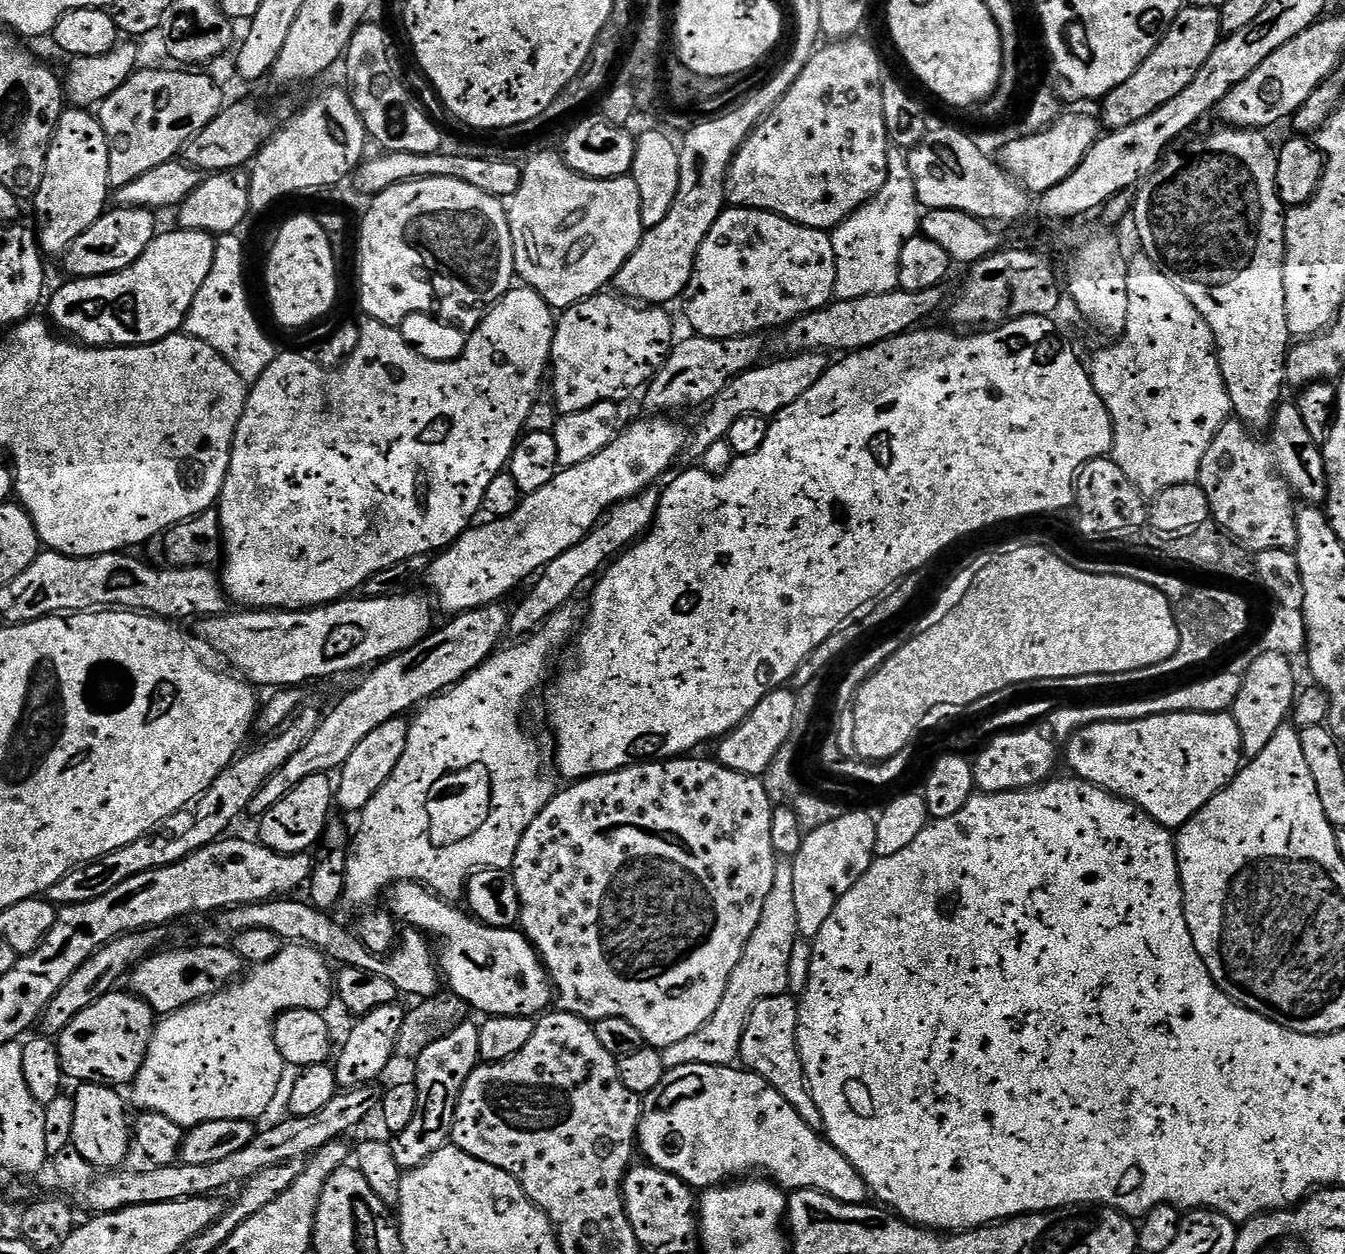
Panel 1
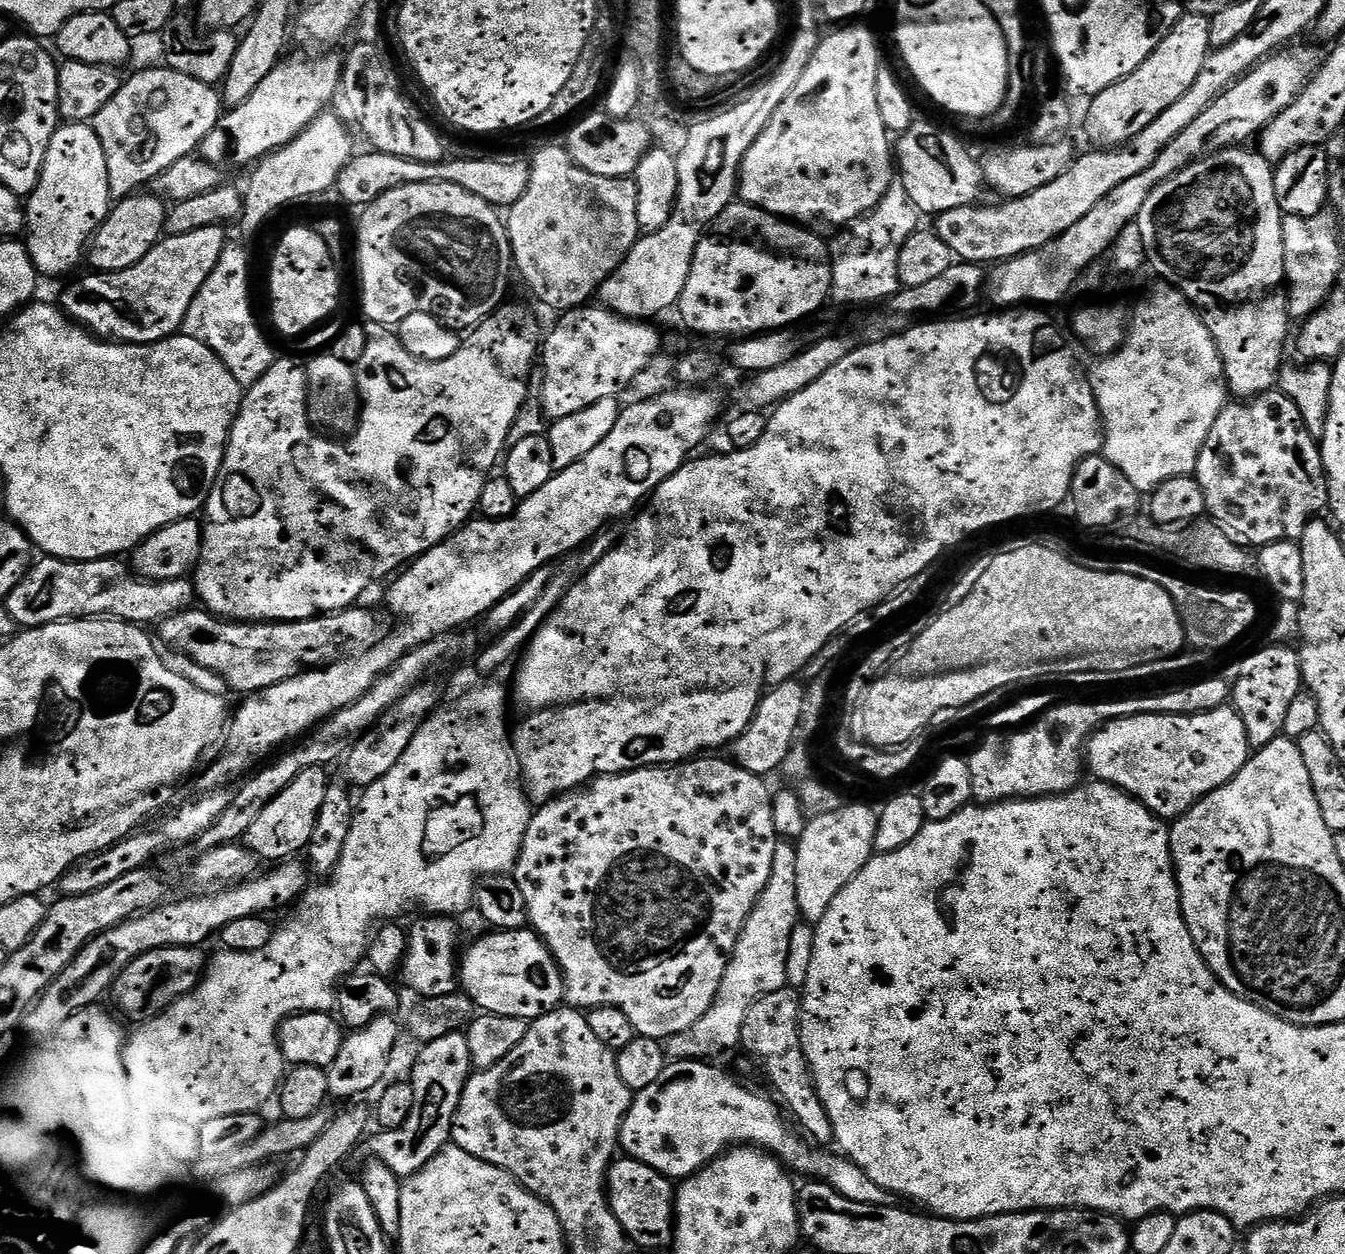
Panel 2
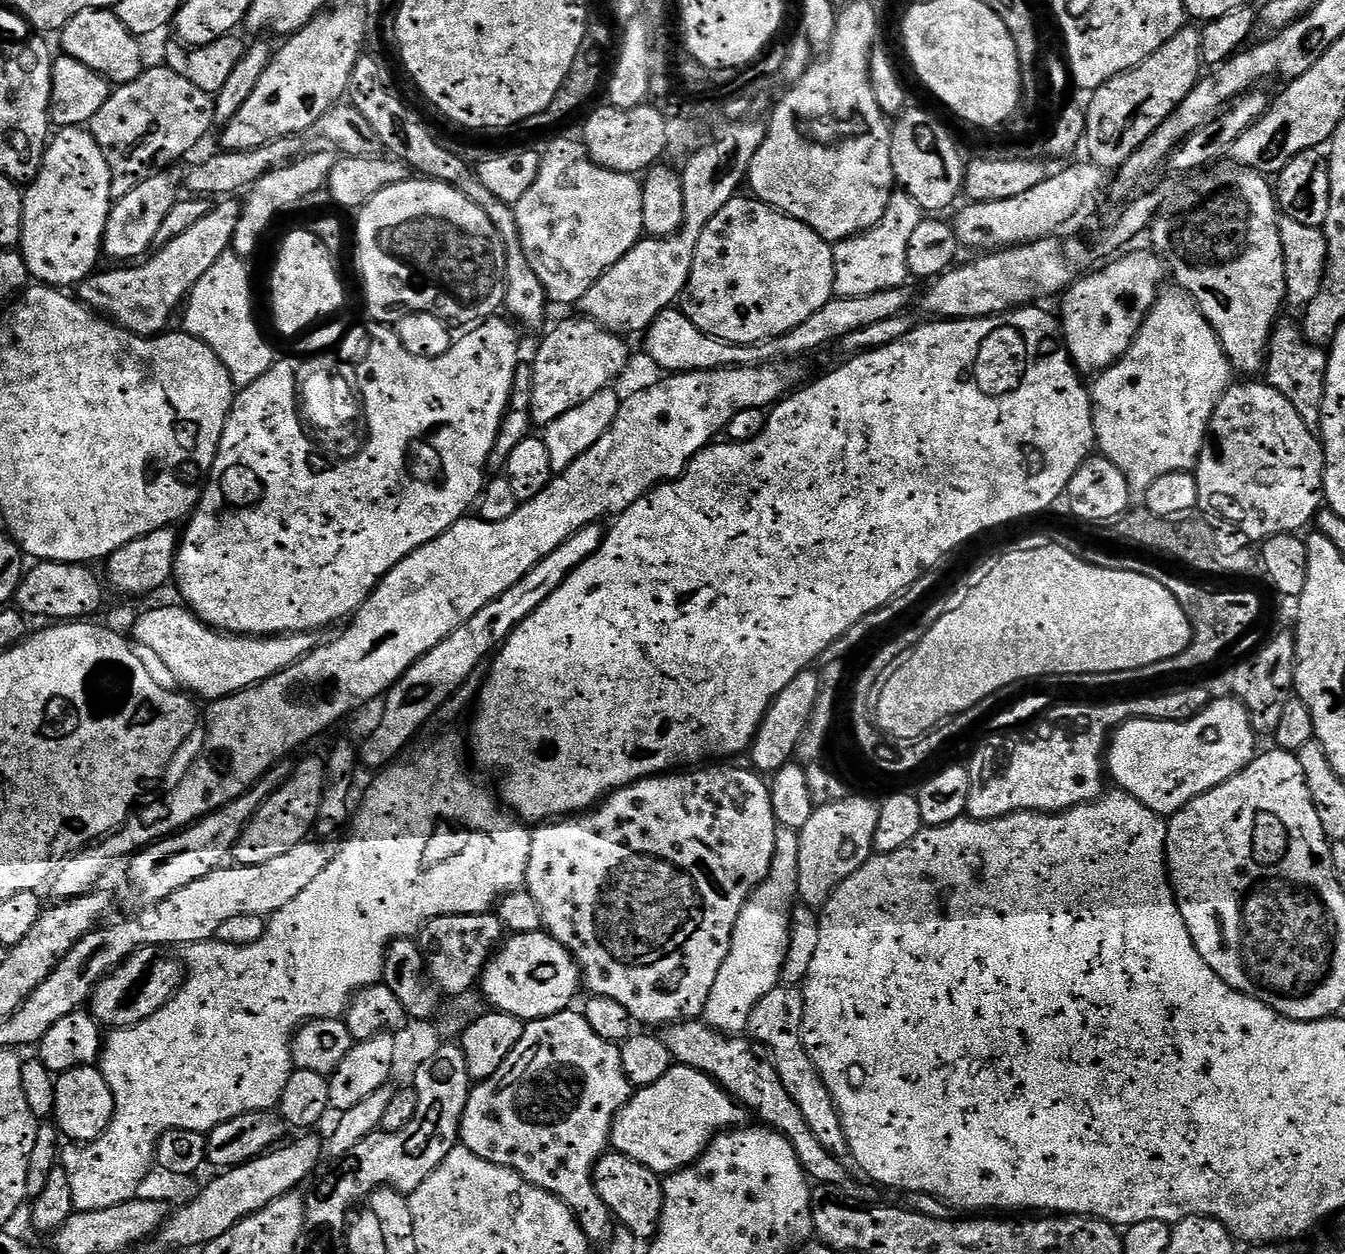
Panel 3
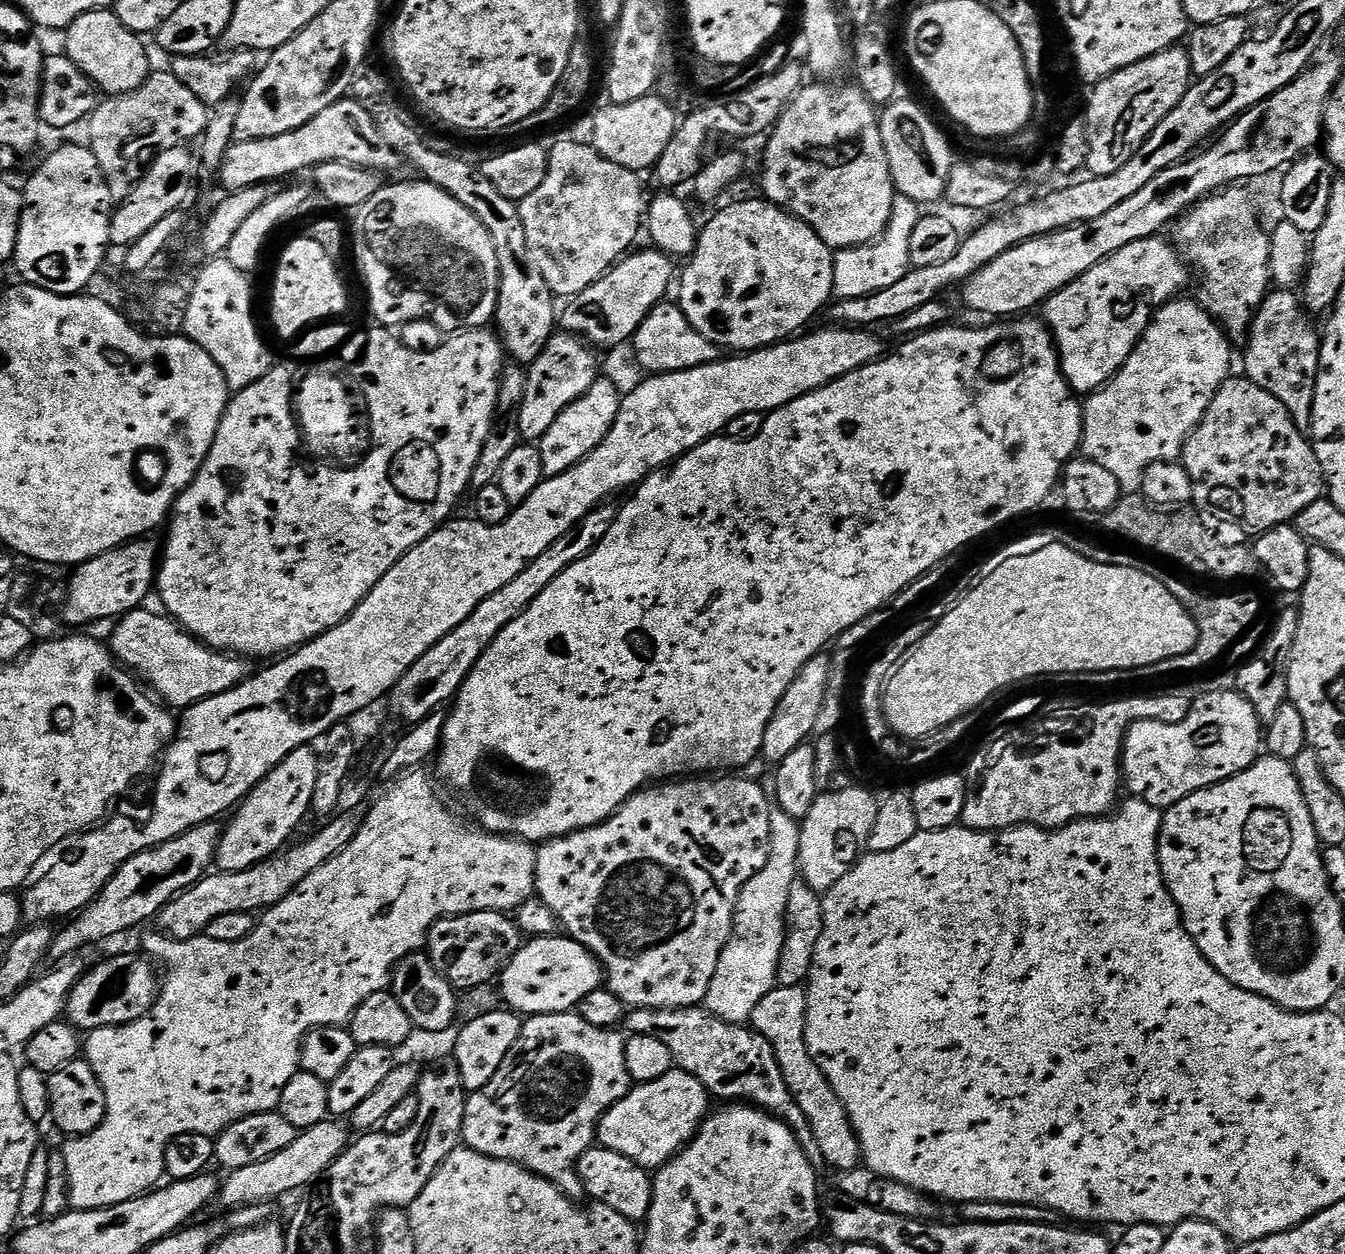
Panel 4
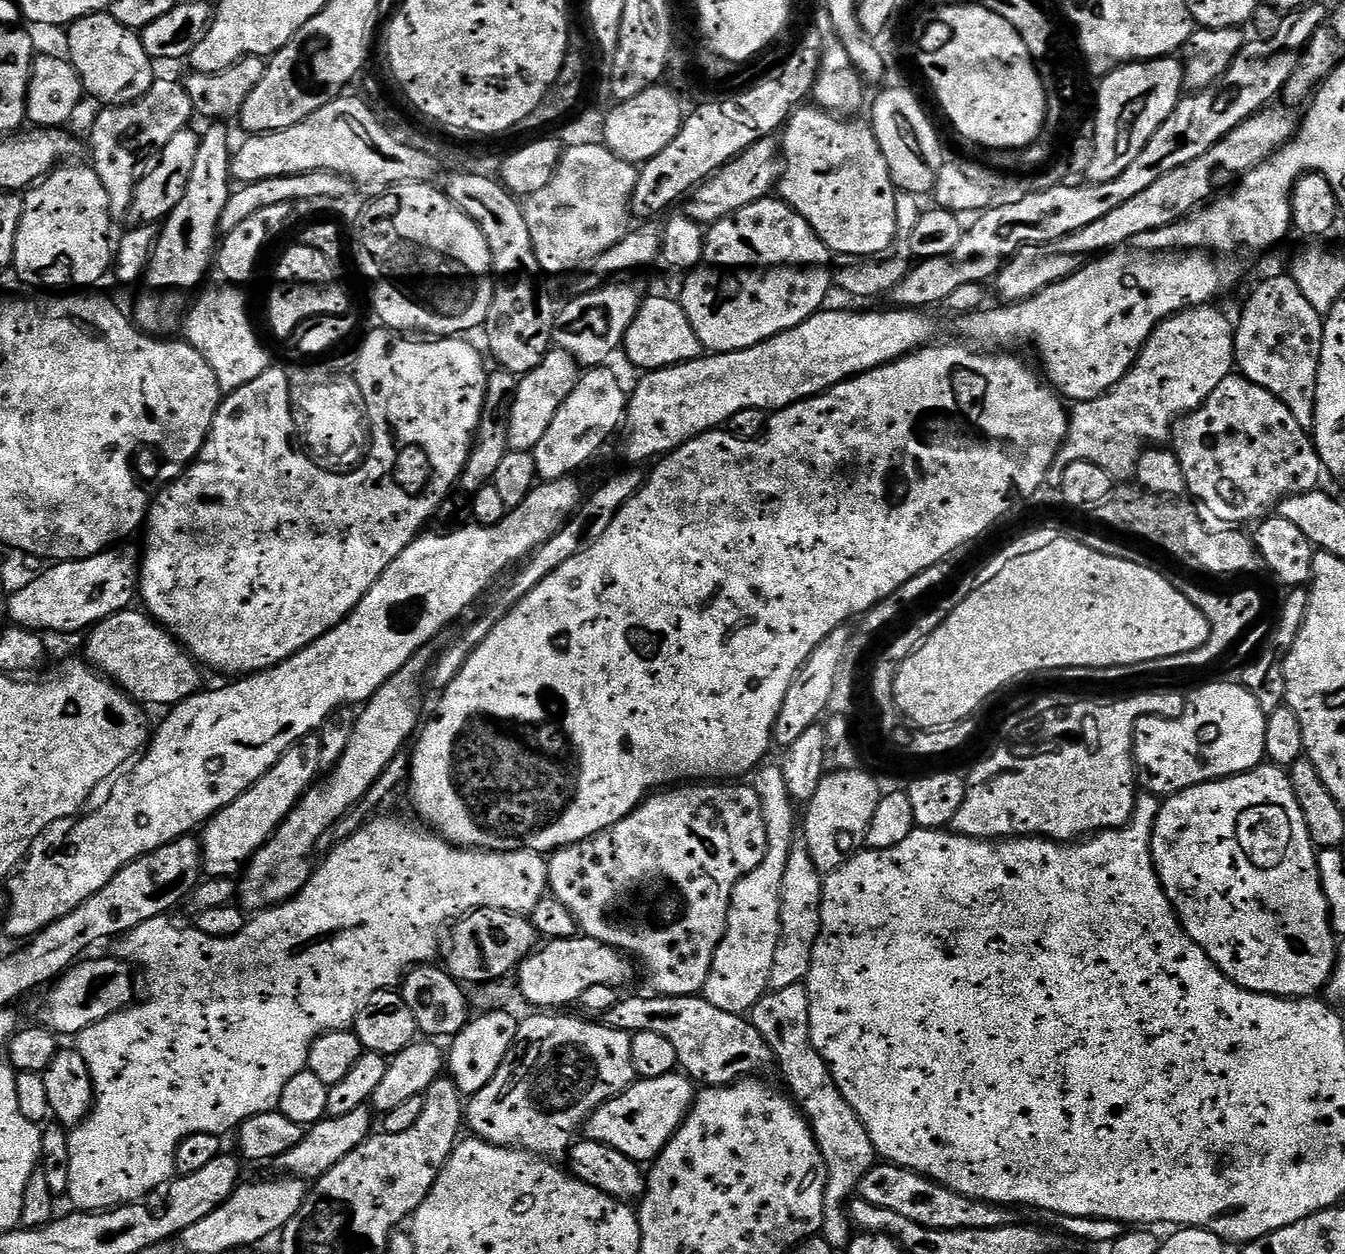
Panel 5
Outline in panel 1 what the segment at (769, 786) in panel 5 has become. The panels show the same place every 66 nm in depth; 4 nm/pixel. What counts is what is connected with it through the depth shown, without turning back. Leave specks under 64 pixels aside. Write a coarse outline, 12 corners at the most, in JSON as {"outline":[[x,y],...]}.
{"outline":[[777,863],[762,918],[714,1018],[663,1049],[665,1069],[739,1061],[762,998],[789,991],[794,870]]}

